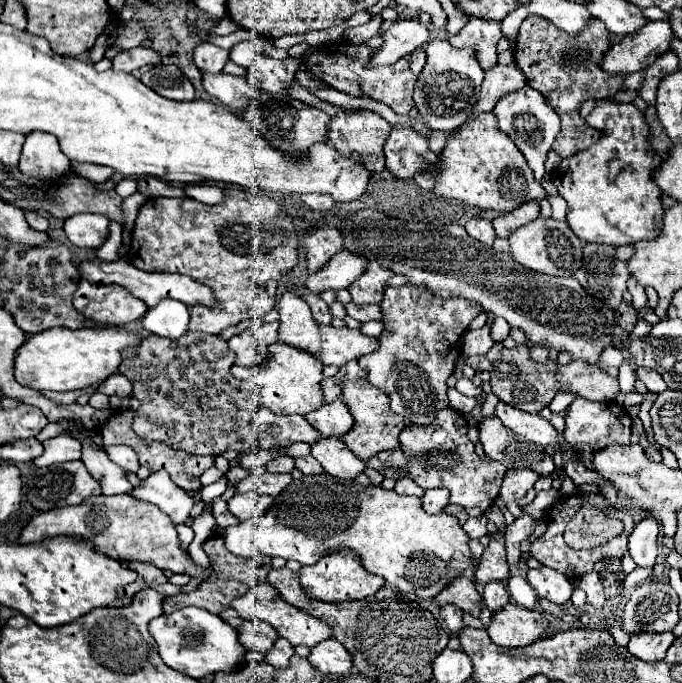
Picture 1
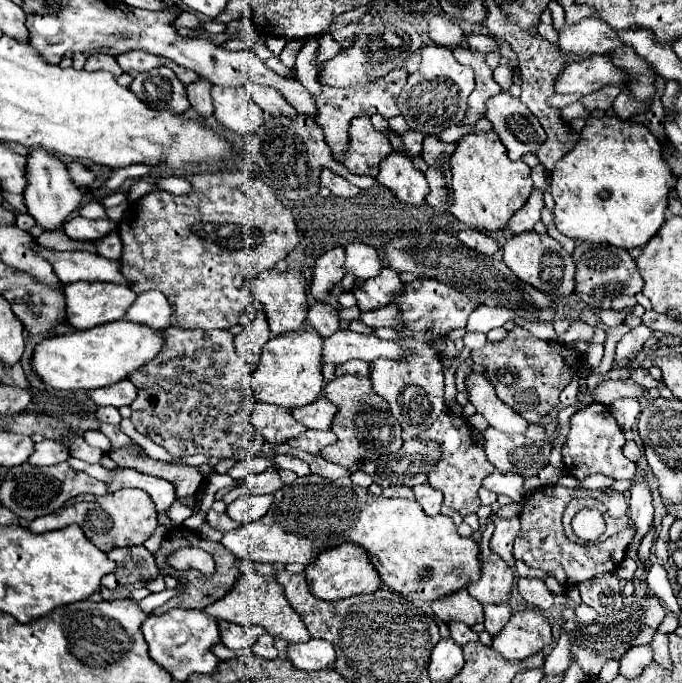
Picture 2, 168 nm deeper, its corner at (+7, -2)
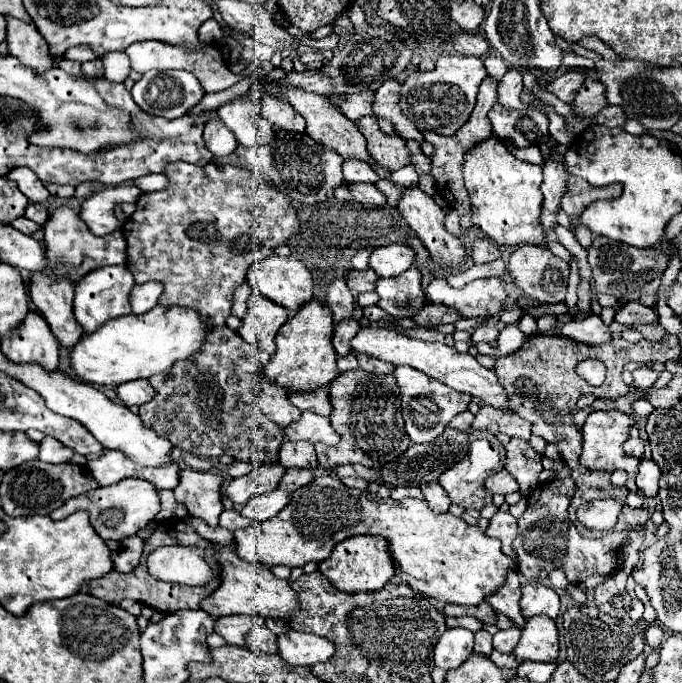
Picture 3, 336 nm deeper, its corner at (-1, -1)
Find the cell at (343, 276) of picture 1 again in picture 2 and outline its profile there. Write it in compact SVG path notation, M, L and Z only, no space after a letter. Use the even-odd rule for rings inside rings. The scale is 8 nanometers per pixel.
M349 243L345 247L345 275L353 275L355 279L371 279L379 275L381 263L377 259L377 251L363 243Z

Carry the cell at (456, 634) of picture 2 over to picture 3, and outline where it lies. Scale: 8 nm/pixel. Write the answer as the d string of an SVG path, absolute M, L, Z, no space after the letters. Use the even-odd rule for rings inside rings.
M479 630L479 632L475 632L475 652L477 654L481 654L481 656L491 656L491 652L493 652L493 644L491 644L491 634L489 632L485 632L485 630Z

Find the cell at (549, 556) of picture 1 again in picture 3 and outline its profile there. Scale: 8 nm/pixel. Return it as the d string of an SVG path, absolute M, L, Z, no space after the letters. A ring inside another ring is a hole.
M571 478L557 480L551 486L541 486L531 492L529 508L519 516L519 532L517 538L513 540L519 572L527 580L533 578L543 580L555 568L561 568L571 584L579 584L593 574L611 574L617 568L619 546L623 544L627 532L609 532L599 540L583 538L567 514L571 496L573 496Z

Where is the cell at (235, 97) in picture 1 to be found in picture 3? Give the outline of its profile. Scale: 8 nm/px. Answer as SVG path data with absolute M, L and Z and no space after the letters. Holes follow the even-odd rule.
M249 98L221 106L219 116L223 124L233 132L235 140L245 148L265 146L275 138L273 124L261 118L259 108L251 104Z

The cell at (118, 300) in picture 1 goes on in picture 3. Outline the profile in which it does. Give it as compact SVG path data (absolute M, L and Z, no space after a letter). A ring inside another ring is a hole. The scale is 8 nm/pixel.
M103 266L89 272L75 284L75 318L83 326L85 334L95 332L101 324L111 318L131 314L129 306L129 290L133 288L135 278L127 266Z

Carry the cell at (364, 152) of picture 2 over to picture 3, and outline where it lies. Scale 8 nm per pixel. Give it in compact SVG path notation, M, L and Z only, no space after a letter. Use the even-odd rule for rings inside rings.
M363 116L357 120L357 128L367 138L369 154L381 168L395 172L411 162L411 154L405 146L405 140L399 138L397 134L381 132L377 118Z

